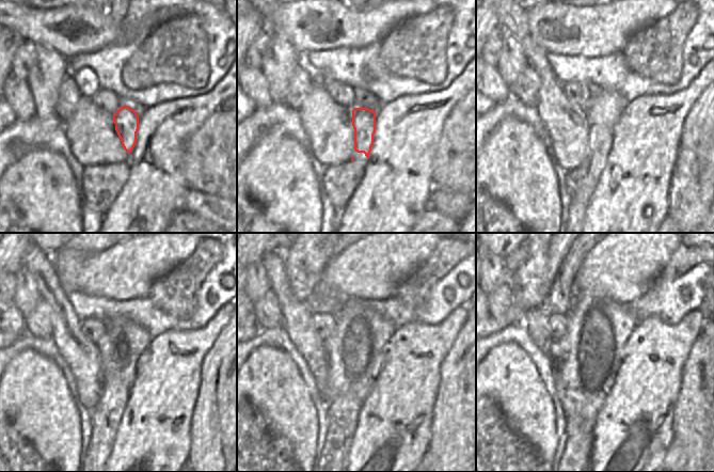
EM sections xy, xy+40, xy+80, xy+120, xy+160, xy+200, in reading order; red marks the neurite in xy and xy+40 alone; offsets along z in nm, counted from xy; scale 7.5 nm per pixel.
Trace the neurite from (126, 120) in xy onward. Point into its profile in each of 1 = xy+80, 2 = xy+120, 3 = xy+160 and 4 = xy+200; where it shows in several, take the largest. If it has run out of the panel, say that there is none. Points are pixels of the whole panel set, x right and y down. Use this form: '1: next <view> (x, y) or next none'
1: next xy+80 (604, 109)
2: next xy+120 (121, 346)
3: next xy+160 (353, 349)
4: next xy+200 (586, 360)

